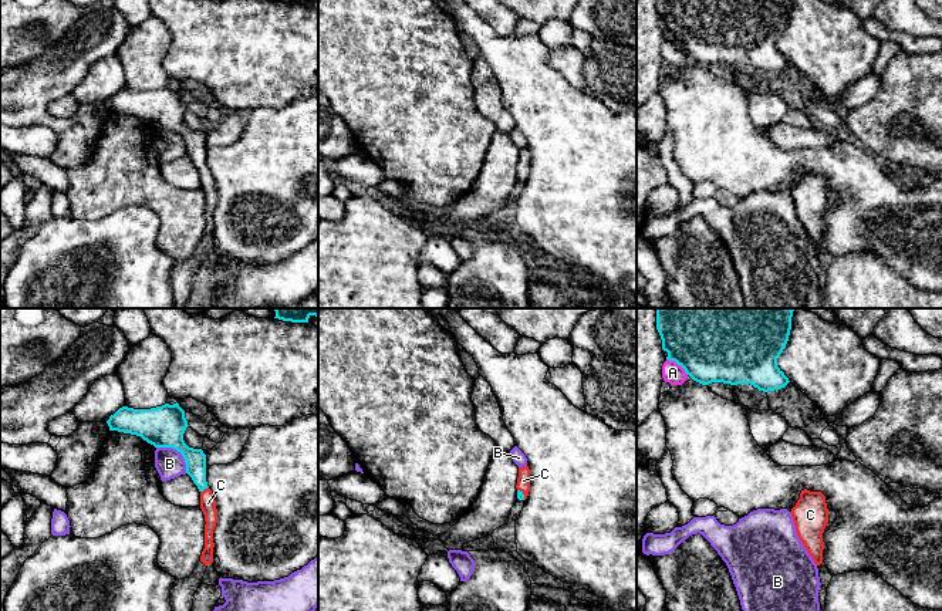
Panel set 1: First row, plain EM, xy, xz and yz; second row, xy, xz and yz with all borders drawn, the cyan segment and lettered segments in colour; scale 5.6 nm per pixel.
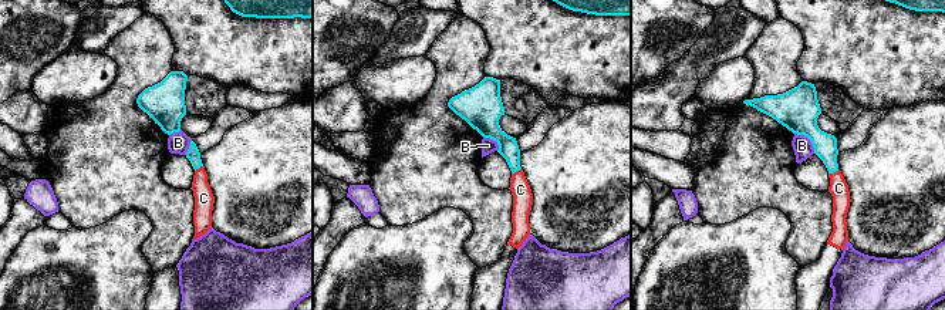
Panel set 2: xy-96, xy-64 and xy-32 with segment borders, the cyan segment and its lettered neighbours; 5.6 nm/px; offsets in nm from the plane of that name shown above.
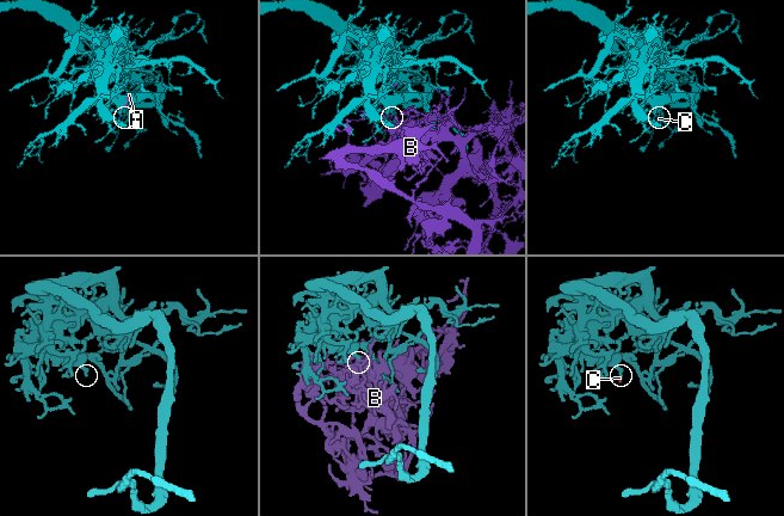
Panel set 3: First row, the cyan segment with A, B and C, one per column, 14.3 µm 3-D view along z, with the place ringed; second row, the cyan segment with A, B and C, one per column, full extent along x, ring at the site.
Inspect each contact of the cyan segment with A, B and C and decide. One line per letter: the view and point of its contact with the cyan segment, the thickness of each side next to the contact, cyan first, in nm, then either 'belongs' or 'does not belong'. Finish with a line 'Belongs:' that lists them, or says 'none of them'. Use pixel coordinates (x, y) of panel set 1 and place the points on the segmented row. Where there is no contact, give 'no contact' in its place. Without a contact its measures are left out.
A: meets cyan in yz at (678, 364); 500 nm thick on the cyan side, 120 nm on the other; does not belong
B: meets cyan in xy at (178, 451); 240 nm thick on the cyan side, 160 nm on the other; does not belong
C: meets cyan in xy at (203, 489); 120 nm thick on the cyan side, 90 nm on the other; belongs
Belongs: C

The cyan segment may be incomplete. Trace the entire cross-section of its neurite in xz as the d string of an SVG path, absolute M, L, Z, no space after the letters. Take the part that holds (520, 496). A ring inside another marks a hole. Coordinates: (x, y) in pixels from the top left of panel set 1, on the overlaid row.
M529 466L519 467L519 477L517 477L517 499L526 500L530 492L530 469Z

